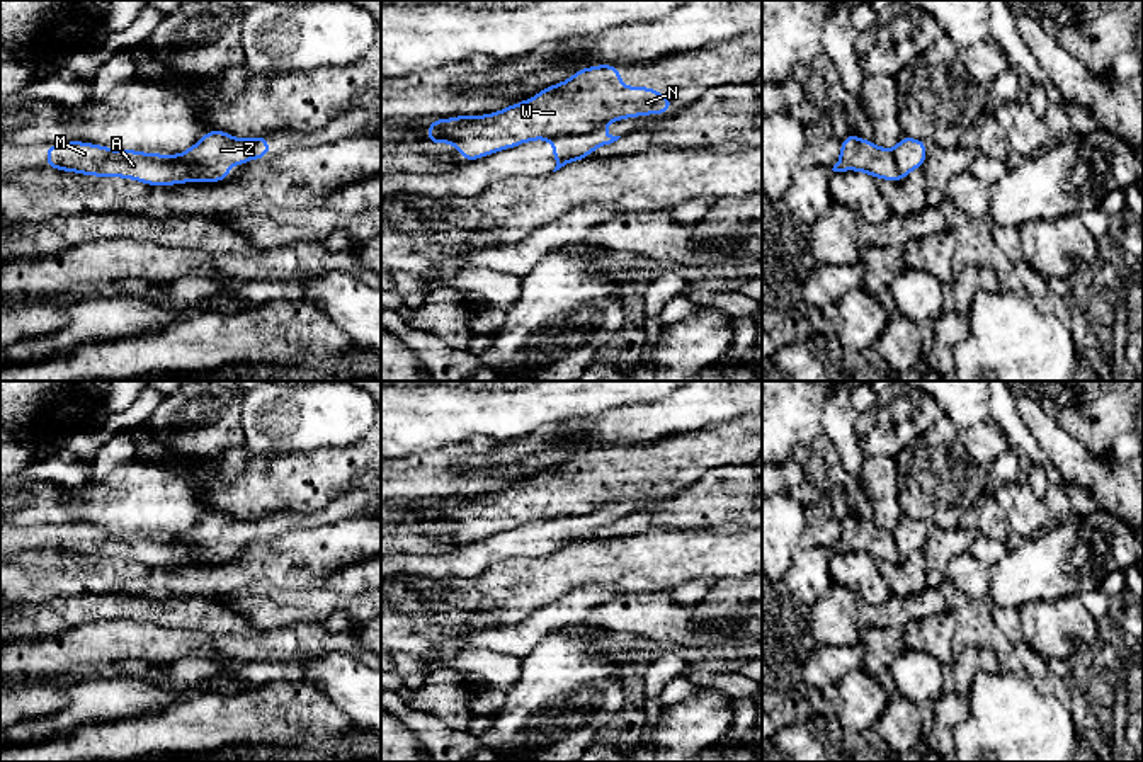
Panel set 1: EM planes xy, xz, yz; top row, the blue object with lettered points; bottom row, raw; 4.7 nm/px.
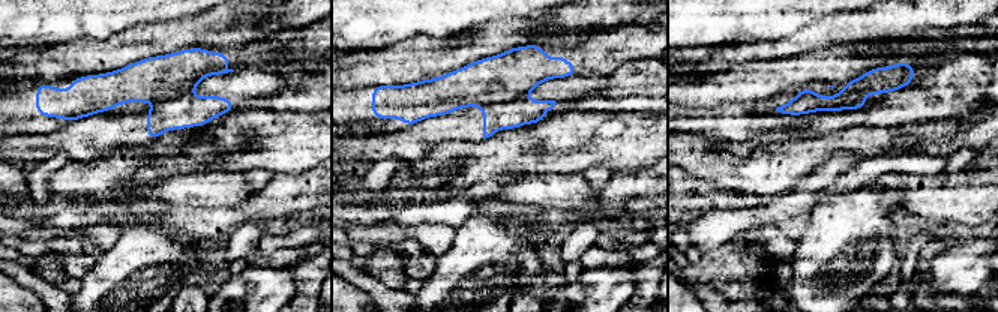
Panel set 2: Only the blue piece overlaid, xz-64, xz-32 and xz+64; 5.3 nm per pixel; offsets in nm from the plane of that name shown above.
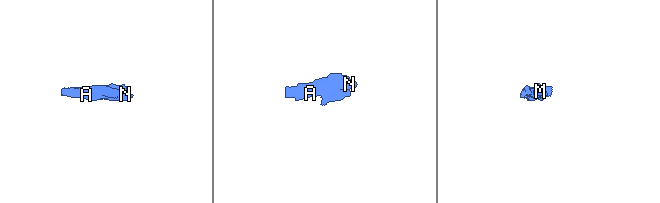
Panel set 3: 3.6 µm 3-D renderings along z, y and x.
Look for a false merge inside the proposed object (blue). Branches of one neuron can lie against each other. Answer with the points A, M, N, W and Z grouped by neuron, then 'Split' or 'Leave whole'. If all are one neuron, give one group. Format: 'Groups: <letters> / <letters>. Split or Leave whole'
Groups: A M N W / Z. Split

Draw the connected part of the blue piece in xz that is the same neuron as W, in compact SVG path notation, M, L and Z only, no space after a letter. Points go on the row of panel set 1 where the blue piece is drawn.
M597 65L498 112L439 117L427 126L427 143L451 143L468 163L534 139L587 134L624 117L667 114L672 105L668 95L651 87L624 87L616 65Z

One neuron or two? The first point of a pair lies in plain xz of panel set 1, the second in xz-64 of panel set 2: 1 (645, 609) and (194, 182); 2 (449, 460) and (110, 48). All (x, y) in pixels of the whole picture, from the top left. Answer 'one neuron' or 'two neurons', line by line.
1: one neuron
2: one neuron

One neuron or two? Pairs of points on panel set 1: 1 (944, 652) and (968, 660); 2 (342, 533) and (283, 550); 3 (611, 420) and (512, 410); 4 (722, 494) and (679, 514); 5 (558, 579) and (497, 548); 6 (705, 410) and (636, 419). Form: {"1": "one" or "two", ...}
{"1": "two", "2": "one", "3": "two", "4": "one", "5": "two", "6": "one"}

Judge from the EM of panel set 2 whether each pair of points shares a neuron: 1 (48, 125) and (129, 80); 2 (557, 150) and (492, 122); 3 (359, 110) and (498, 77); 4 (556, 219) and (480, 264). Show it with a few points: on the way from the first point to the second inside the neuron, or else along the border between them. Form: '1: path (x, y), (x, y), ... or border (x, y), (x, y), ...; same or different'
1: path (62, 107), (71, 105), (87, 95), (107, 90); same
2: border (542, 120), (514, 128), (500, 128), (474, 143); different
3: path (393, 111), (464, 87); same
4: border (505, 216), (530, 240); different

